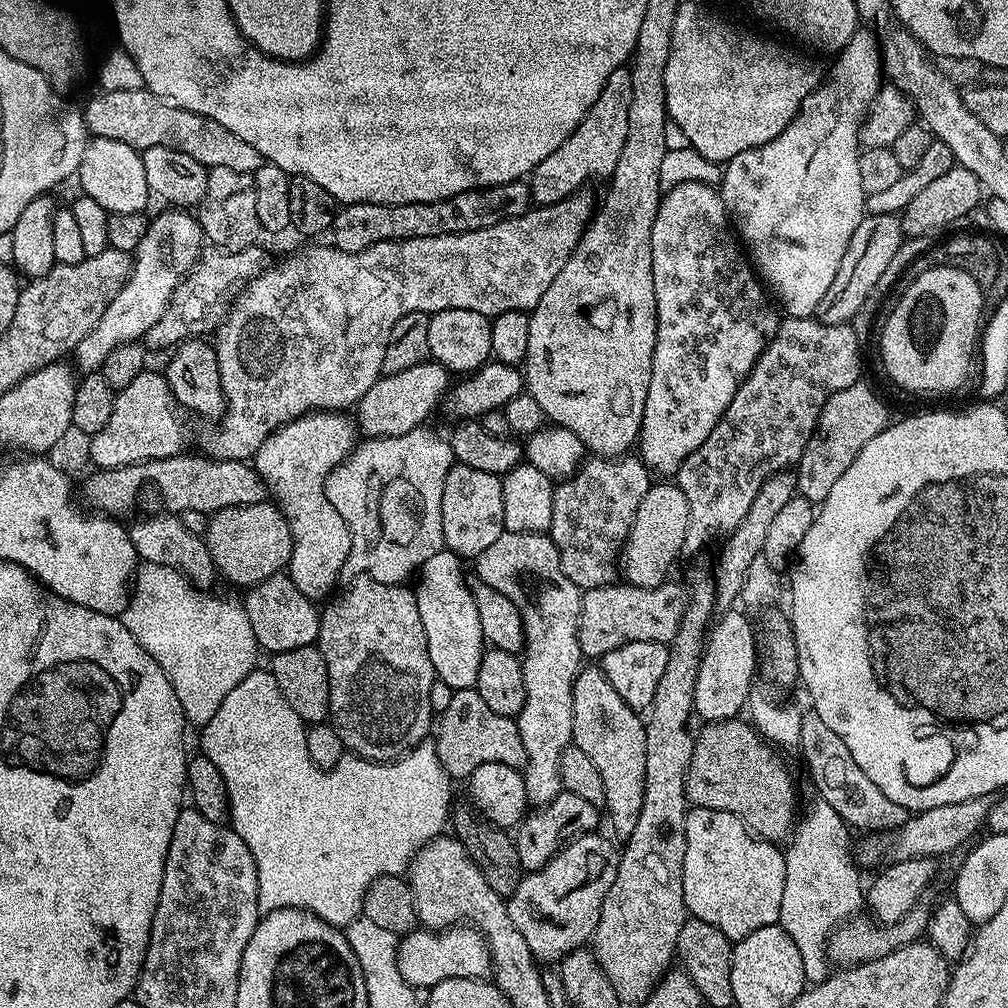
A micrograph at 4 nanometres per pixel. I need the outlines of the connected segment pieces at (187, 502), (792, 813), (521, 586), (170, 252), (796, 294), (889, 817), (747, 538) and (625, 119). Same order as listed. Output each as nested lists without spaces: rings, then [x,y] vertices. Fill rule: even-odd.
[[[202,454],[188,455],[148,460],[144,464],[131,464],[125,468],[93,471],[93,476],[84,484],[83,503],[109,518],[124,518],[135,506],[144,487],[156,488],[160,504],[164,507],[161,509],[168,514],[183,514],[186,510],[202,510],[211,514],[227,508],[265,503],[264,483],[251,463],[242,460],[214,460]]]
[[[744,718],[708,722],[703,727],[695,737],[692,761],[686,770],[684,793],[689,805],[734,814],[762,840],[787,841],[798,820],[796,788],[768,740]]]
[[[504,532],[498,538],[498,542],[493,542],[491,546],[486,546],[486,550],[482,550],[482,554],[475,557],[474,568],[475,575],[479,576],[482,582],[486,582],[486,586],[494,586],[494,590],[498,590],[498,594],[506,594],[506,598],[510,598],[510,602],[514,602],[514,606],[518,610],[520,617],[524,619],[524,647],[522,649],[522,682],[526,682],[526,702],[522,706],[520,715],[515,717],[516,725],[518,726],[518,734],[522,734],[522,746],[526,746],[526,762],[522,769],[524,773],[524,781],[526,782],[526,798],[529,805],[539,806],[541,804],[549,804],[554,802],[556,795],[562,791],[560,787],[560,759],[562,754],[572,744],[572,727],[574,726],[574,682],[576,675],[580,673],[582,667],[582,653],[580,643],[578,642],[578,626],[580,625],[580,597],[582,589],[570,582],[570,578],[566,578],[566,574],[560,565],[558,558],[558,550],[554,546],[551,535],[541,534],[539,532]]]
[[[188,210],[164,211],[168,212],[151,217],[146,238],[142,238],[136,247],[128,281],[118,290],[118,294],[114,294],[114,302],[106,306],[102,318],[98,318],[98,326],[94,326],[94,330],[90,330],[90,334],[86,334],[86,338],[82,338],[74,349],[74,364],[81,373],[99,372],[110,350],[144,337],[150,326],[154,326],[154,322],[166,314],[181,279],[200,263],[200,247],[205,247],[206,241],[199,219]]]
[[[857,30],[850,38],[848,45],[839,49],[832,73],[829,76],[825,75],[816,85],[816,89],[808,93],[808,97],[802,102],[800,113],[792,119],[790,126],[786,126],[786,130],[782,130],[782,134],[778,134],[778,138],[757,148],[742,150],[742,154],[734,154],[734,158],[723,165],[723,180],[718,185],[718,191],[721,198],[724,199],[724,208],[728,211],[731,227],[734,229],[757,277],[767,285],[778,304],[778,299],[780,299],[781,305],[779,304],[779,307],[781,309],[784,307],[788,316],[811,317],[815,313],[818,302],[822,302],[822,297],[826,295],[826,289],[829,288],[830,282],[834,282],[834,274],[838,274],[838,265],[842,263],[842,254],[846,254],[846,246],[850,246],[850,238],[854,238],[854,230],[858,230],[858,226],[866,215],[866,194],[862,190],[862,182],[858,175],[858,158],[862,148],[860,127],[864,124],[868,108],[882,85],[882,61],[877,37],[864,31],[868,30]]]
[[[813,708],[803,711],[799,740],[799,751],[802,752],[808,772],[818,788],[819,797],[828,802],[849,827],[856,830],[858,828],[894,832],[908,821],[909,809],[890,801],[890,798],[875,786],[859,769],[853,754],[846,747],[846,742],[839,738]]]
[[[785,470],[774,473],[764,483],[762,490],[758,490],[758,498],[754,498],[754,503],[751,504],[749,512],[746,513],[746,518],[742,518],[739,526],[723,537],[722,543],[719,545],[721,548],[720,557],[716,560],[716,572],[714,571],[717,609],[731,609],[741,599],[746,574],[749,573],[754,558],[757,558],[764,551],[766,534],[770,531],[774,517],[782,511],[782,506],[786,506],[786,502],[790,502],[795,495],[797,495],[795,471]]]
[[[627,67],[614,70],[614,74],[610,74],[606,86],[602,86],[602,94],[594,102],[594,106],[590,106],[586,118],[582,118],[576,132],[570,134],[570,138],[566,138],[566,142],[562,142],[562,146],[558,146],[558,150],[554,150],[554,154],[550,154],[550,158],[546,158],[530,173],[530,191],[533,205],[557,204],[567,196],[573,196],[576,192],[581,191],[585,187],[584,183],[587,180],[594,179],[595,176],[612,177],[614,166],[618,166],[618,154],[622,154],[622,146],[626,146],[626,130],[630,126],[631,89],[632,75]]]

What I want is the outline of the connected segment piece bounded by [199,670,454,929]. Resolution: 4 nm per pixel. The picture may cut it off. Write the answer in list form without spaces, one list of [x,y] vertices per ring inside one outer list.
[[[254,670],[246,674],[246,678],[242,678],[242,682],[238,682],[238,686],[234,686],[234,690],[230,690],[230,694],[222,698],[214,718],[210,718],[210,722],[202,726],[201,732],[204,733],[200,736],[199,751],[210,762],[214,762],[214,766],[218,766],[218,774],[222,774],[226,782],[230,826],[242,838],[242,842],[246,842],[254,858],[254,866],[258,870],[258,906],[261,913],[267,914],[279,908],[303,908],[306,912],[313,912],[328,924],[333,924],[335,928],[343,929],[363,913],[366,890],[370,890],[375,880],[383,876],[398,876],[407,873],[408,866],[414,857],[445,831],[450,820],[454,780],[442,766],[438,758],[436,741],[432,738],[424,739],[421,744],[417,744],[409,752],[405,752],[404,755],[391,762],[364,760],[355,754],[346,754],[333,768],[325,770],[314,766],[310,758],[310,750],[306,750],[308,728],[304,720],[298,718],[294,710],[290,710],[290,702],[282,698],[282,690],[278,690],[278,682],[274,682],[271,671],[260,671]]]

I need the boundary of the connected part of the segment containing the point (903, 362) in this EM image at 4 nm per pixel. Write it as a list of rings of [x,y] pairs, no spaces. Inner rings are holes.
[[[931,268],[926,270],[926,274],[922,274],[911,284],[905,292],[899,293],[896,305],[892,308],[892,313],[884,320],[884,329],[880,332],[880,360],[884,363],[884,372],[897,384],[900,388],[905,388],[908,392],[952,392],[955,388],[960,388],[964,384],[964,379],[968,376],[968,371],[974,368],[974,353],[978,348],[978,337],[982,331],[982,317],[980,315],[986,312],[984,295],[978,290],[978,282],[974,282],[974,278],[970,278],[970,274],[966,274],[957,268]]]

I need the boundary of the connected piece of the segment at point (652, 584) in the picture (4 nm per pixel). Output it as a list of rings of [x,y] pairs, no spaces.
[[[675,482],[660,483],[664,484],[653,483],[646,498],[642,498],[620,550],[618,564],[623,579],[634,588],[657,588],[665,583],[667,576],[664,575],[682,556],[686,530],[690,526],[690,506],[686,502],[686,494],[682,494]]]

